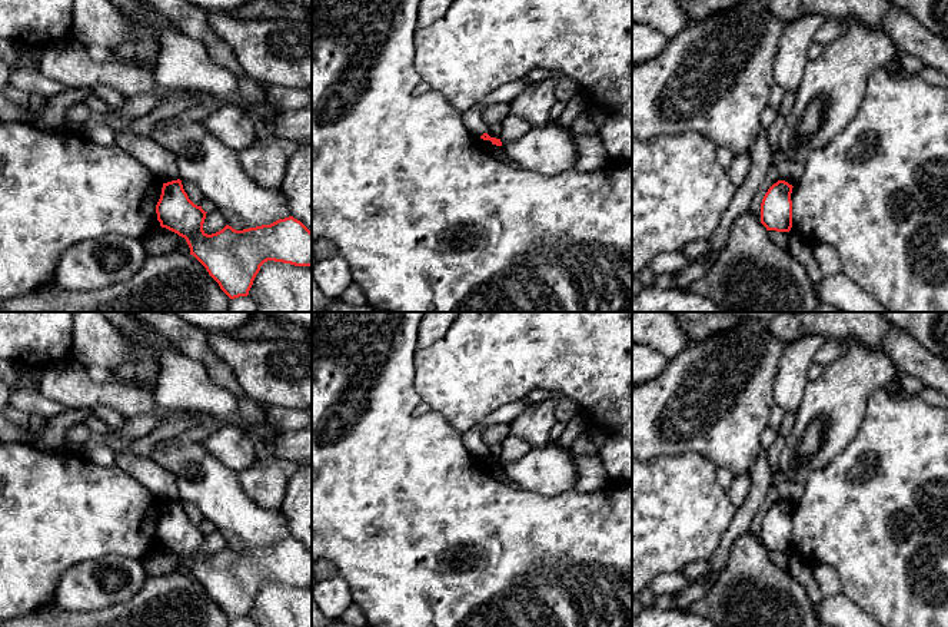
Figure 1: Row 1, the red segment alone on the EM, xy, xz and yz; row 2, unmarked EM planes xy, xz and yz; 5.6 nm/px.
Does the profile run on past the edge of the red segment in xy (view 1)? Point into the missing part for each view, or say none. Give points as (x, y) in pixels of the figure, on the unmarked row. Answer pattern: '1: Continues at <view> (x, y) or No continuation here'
1: No continuation here

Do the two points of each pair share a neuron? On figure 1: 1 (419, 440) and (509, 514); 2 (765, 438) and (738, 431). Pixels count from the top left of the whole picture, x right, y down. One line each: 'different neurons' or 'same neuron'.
1: same neuron
2: different neurons

